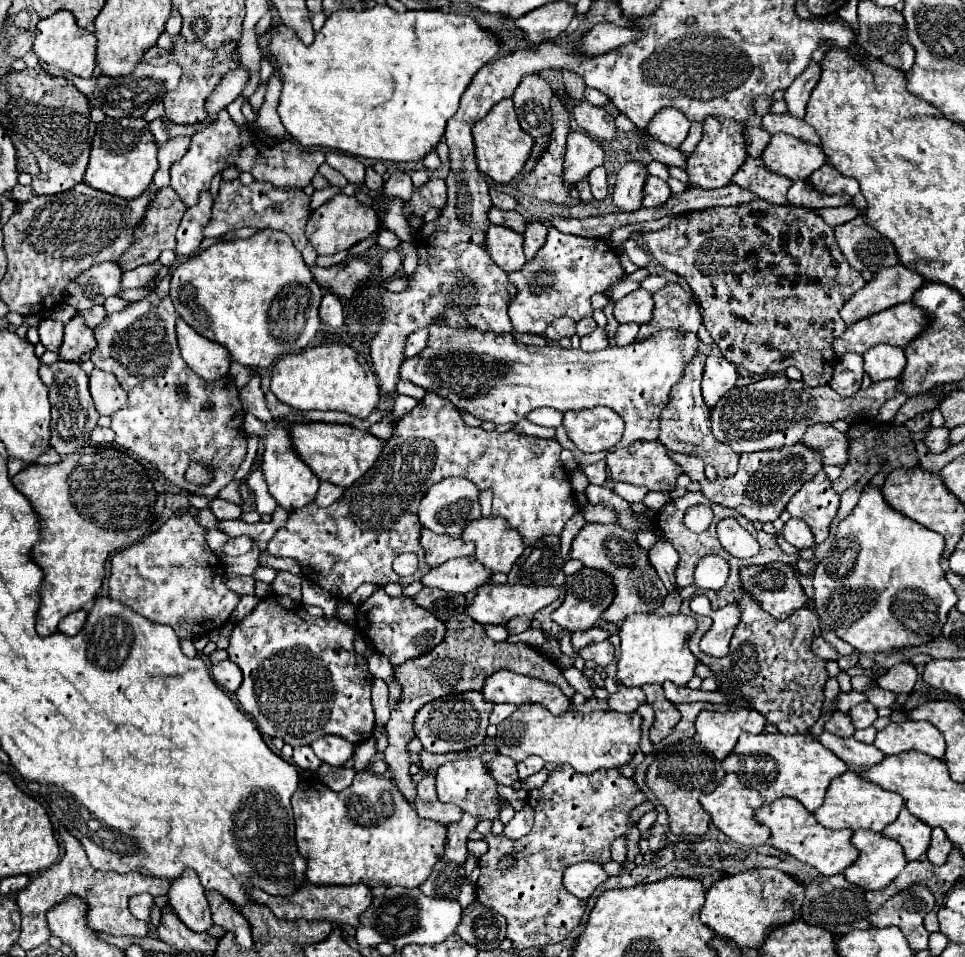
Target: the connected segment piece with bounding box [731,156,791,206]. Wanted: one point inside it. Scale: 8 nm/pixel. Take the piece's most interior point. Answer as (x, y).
(753, 176)

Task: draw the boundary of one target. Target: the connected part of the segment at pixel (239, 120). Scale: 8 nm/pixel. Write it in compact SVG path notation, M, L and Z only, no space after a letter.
M243 98L233 100L233 102L227 106L227 112L229 112L231 120L233 120L239 128L247 128L247 120L245 120L245 116L241 114L241 104L243 104Z

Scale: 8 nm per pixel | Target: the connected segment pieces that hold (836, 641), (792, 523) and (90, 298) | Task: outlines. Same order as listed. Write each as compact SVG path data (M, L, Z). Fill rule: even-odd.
M822 630L821 636L832 644L841 656L849 655L854 651L849 644L841 640L834 632Z
M791 518L785 528L783 528L783 538L793 544L795 548L799 550L805 550L805 548L813 548L815 546L815 540L811 536L811 530L807 528L807 524L799 518Z
M103 262L83 272L67 284L65 302L77 310L89 310L103 304L107 296L117 296L121 290L121 268L115 262Z

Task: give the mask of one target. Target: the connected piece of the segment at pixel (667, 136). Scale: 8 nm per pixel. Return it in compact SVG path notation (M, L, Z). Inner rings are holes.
M663 108L663 112L657 112L647 126L647 134L671 148L679 148L681 142L689 134L691 122L683 116L683 112L675 108Z

